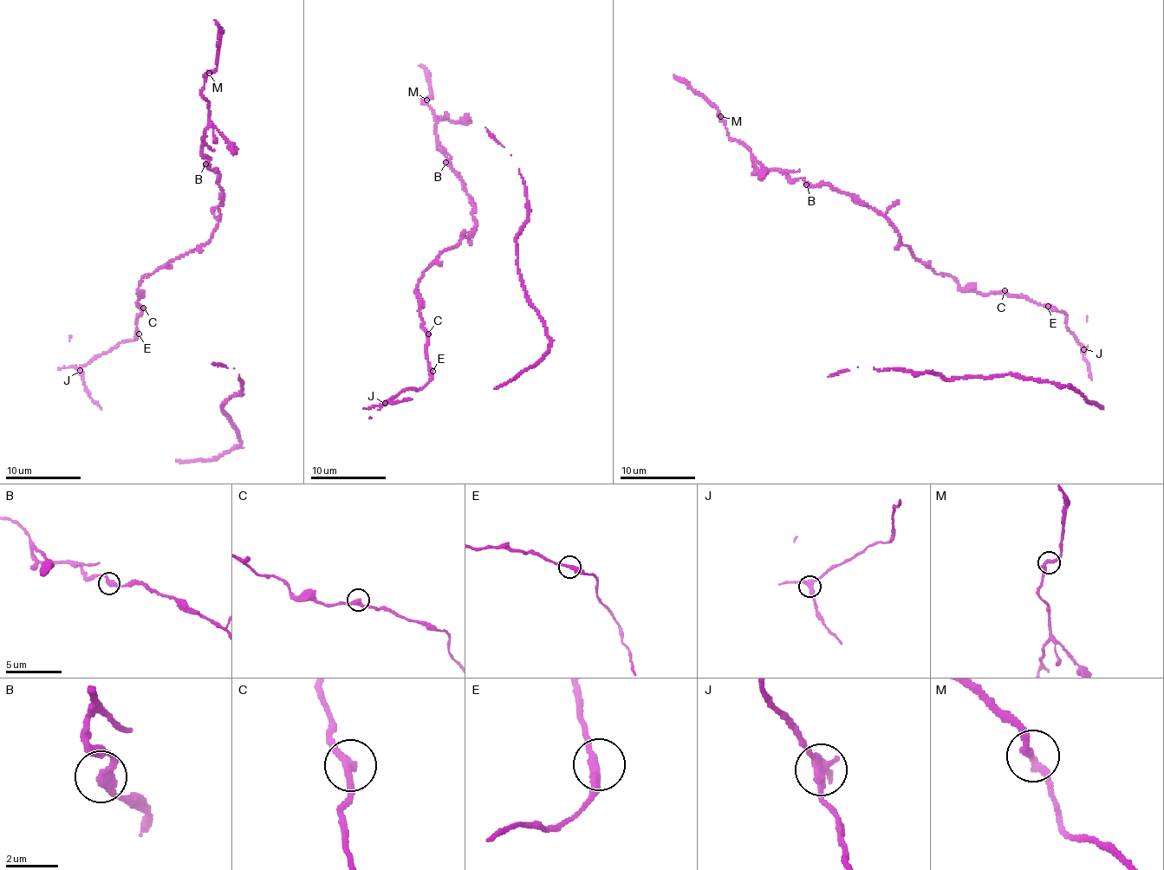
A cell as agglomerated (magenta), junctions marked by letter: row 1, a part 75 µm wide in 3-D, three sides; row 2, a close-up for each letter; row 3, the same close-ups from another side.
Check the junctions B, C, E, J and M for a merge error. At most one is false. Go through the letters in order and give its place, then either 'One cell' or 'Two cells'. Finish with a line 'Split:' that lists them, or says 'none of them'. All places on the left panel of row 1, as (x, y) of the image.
B: Place: (205, 164). One cell
C: Place: (143, 308). One cell
E: Place: (139, 334). One cell
J: Place: (80, 370). Two cells
M: Place: (209, 73). One cell
Split: J

